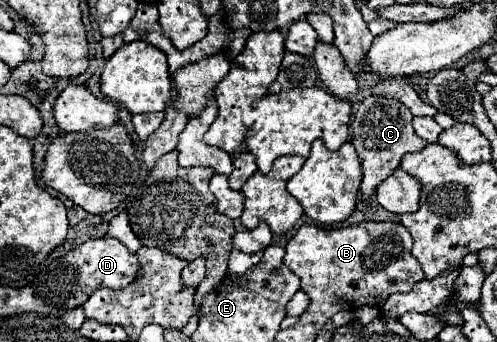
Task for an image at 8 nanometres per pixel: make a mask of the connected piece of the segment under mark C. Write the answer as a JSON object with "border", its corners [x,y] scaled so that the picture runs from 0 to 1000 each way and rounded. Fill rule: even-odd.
{"border":[[[738,281],[722,304],[722,316],[706,351],[706,421],[714,427],[718,456],[726,462],[726,491],[730,491],[726,567],[738,596],[746,591],[751,556],[803,491],[807,462],[815,450],[843,444],[859,427],[859,415],[835,392],[835,380],[827,368],[827,345],[831,345],[831,333],[823,327],[823,316],[815,316],[811,304],[803,304],[799,292],[787,292],[787,287]]]}

